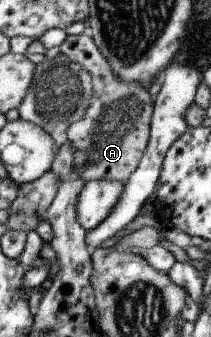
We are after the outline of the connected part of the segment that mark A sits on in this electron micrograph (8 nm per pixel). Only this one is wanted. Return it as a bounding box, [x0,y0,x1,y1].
[61,32,154,183]

